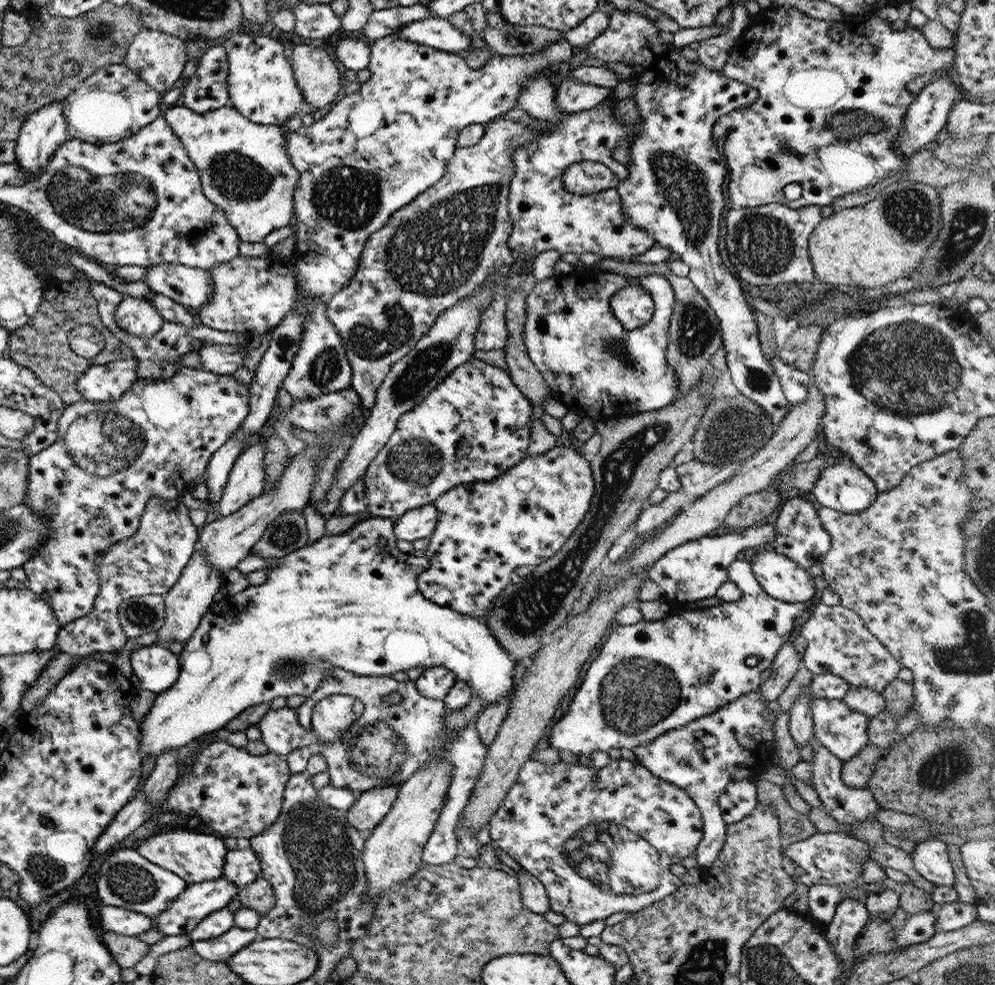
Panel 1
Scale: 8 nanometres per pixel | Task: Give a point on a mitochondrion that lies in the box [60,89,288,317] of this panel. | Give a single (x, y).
(238, 177)

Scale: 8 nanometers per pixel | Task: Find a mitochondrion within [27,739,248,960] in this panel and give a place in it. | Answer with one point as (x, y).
(129, 883)

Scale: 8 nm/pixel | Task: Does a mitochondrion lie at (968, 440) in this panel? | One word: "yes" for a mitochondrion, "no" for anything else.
no

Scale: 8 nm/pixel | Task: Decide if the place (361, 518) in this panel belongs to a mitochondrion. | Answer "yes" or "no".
no

